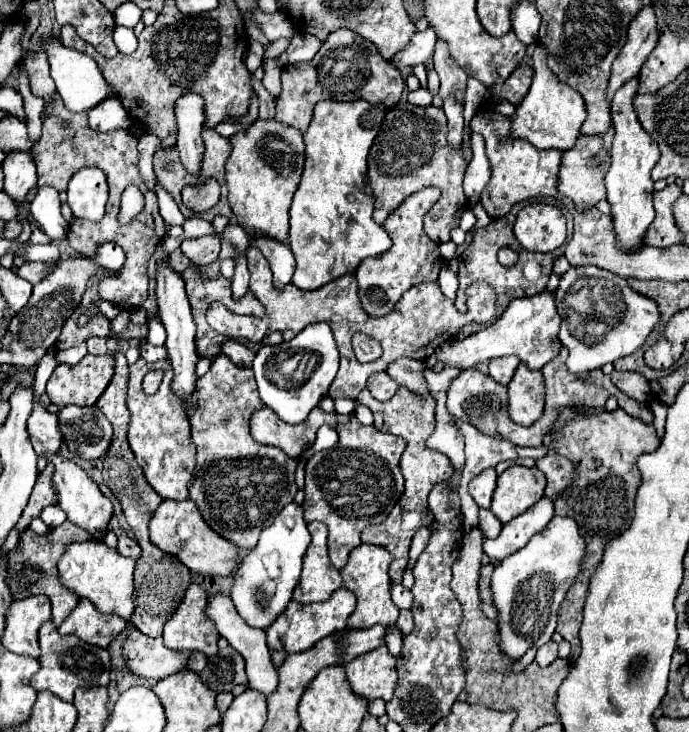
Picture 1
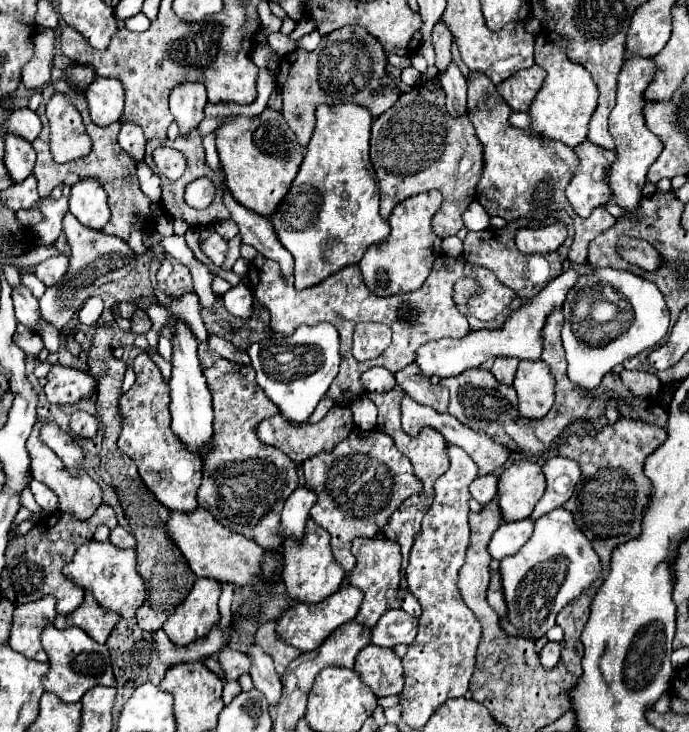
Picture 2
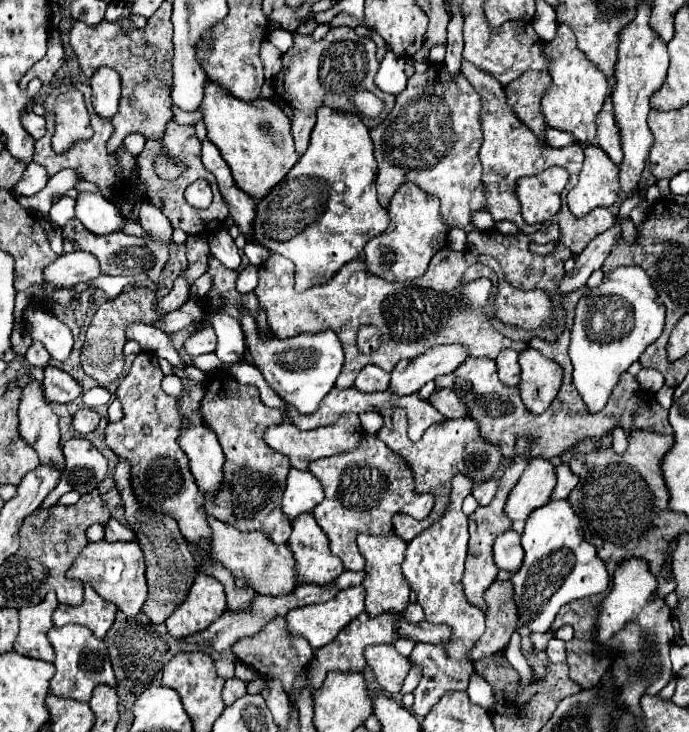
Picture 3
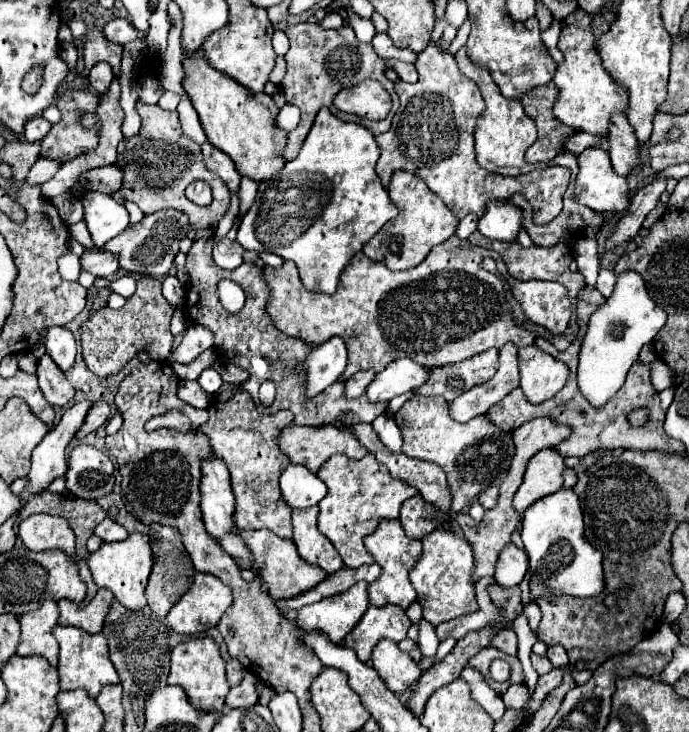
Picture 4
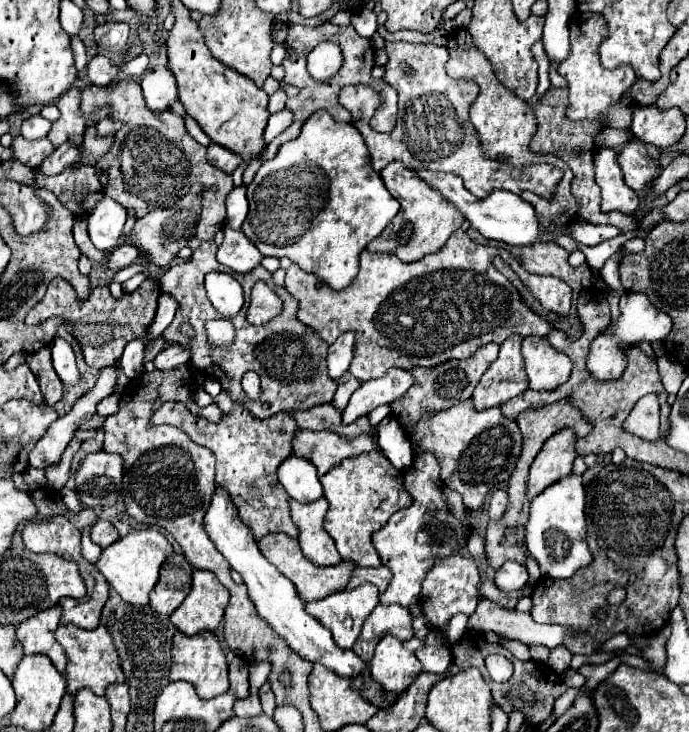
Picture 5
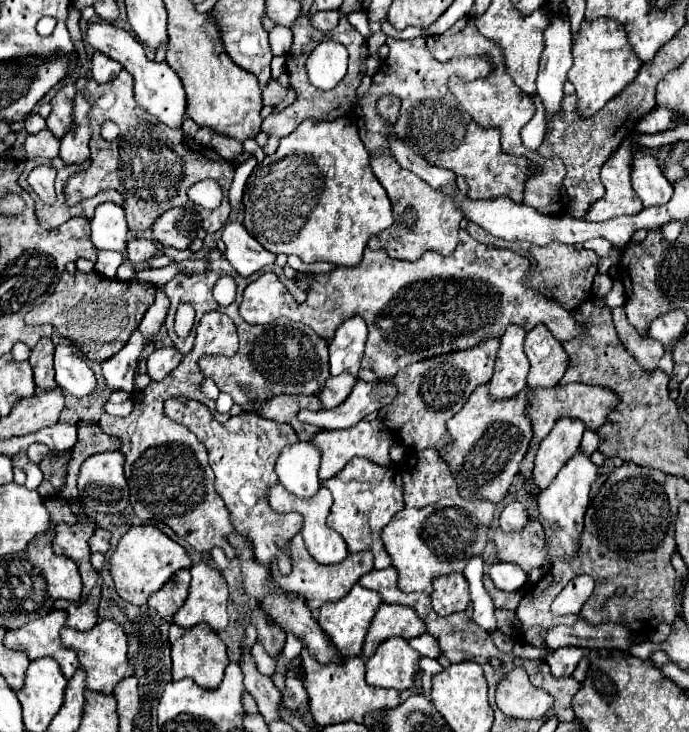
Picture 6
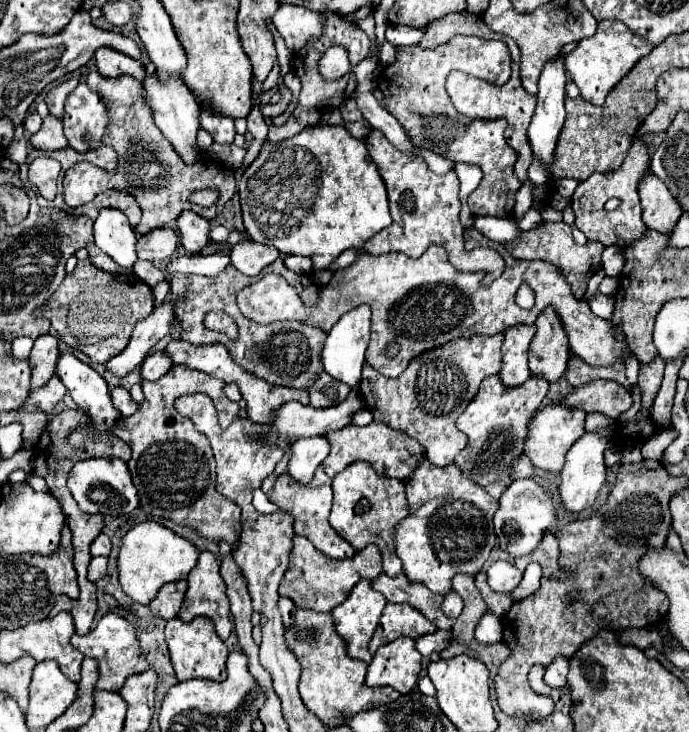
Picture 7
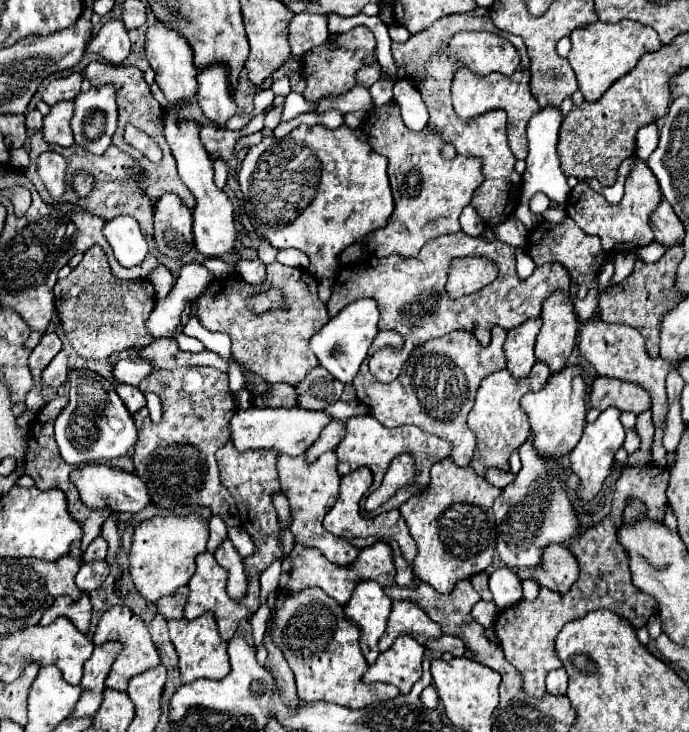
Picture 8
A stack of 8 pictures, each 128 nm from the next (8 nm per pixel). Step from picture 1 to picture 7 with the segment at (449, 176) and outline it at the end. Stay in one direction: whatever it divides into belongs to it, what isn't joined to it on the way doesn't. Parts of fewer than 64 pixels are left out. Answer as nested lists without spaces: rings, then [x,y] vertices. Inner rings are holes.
[[[454,36],[450,42],[440,44],[434,50],[422,50],[416,46],[398,48],[398,60],[382,70],[378,76],[378,88],[386,94],[386,108],[404,126],[406,134],[414,138],[420,148],[432,148],[436,154],[446,154],[454,162],[476,164],[482,168],[484,178],[480,186],[470,194],[470,210],[474,216],[512,218],[514,196],[520,188],[520,180],[514,174],[516,152],[504,140],[506,120],[470,120],[460,116],[452,106],[444,82],[452,70],[467,74],[496,85],[504,85],[510,78],[510,52],[500,40],[482,40],[476,36]]]

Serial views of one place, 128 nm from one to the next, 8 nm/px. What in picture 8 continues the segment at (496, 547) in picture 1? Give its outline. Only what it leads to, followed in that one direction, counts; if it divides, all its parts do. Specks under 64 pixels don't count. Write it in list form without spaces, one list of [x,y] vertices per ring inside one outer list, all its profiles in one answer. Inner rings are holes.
[[[500,568],[490,574],[490,590],[498,610],[510,608],[522,600],[522,582],[510,568]]]

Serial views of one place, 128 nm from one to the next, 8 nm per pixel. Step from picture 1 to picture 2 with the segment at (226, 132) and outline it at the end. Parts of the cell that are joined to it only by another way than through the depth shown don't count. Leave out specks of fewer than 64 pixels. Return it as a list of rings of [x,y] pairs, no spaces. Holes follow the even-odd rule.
[[[214,134],[204,136],[204,150],[206,150],[206,164],[212,170],[222,172],[222,164],[220,164],[220,158],[218,158],[218,152],[216,152],[216,144],[214,144]]]

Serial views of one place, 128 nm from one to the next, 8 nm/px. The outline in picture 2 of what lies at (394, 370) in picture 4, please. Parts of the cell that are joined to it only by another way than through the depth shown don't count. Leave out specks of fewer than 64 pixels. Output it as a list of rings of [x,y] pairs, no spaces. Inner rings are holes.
[[[576,270],[562,272],[548,286],[544,286],[544,292],[540,292],[540,296],[536,296],[536,300],[530,300],[526,306],[516,310],[500,330],[476,330],[476,332],[470,332],[468,336],[458,338],[458,340],[442,338],[438,342],[422,344],[418,348],[416,360],[414,360],[414,364],[420,370],[420,376],[426,376],[426,378],[432,378],[432,376],[440,376],[440,378],[458,376],[466,368],[482,366],[488,358],[496,358],[496,356],[516,356],[520,360],[538,360],[540,354],[542,354],[542,326],[544,326],[544,320],[552,310],[556,310],[564,304],[566,294],[578,282],[578,278],[580,278],[580,274]]]

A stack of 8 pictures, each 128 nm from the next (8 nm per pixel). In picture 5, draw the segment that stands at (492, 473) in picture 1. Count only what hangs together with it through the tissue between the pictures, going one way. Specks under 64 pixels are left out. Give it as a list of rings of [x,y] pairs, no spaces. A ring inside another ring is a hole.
[[[494,490],[490,496],[490,520],[500,520],[506,512],[506,504],[508,504],[508,494],[504,490]]]

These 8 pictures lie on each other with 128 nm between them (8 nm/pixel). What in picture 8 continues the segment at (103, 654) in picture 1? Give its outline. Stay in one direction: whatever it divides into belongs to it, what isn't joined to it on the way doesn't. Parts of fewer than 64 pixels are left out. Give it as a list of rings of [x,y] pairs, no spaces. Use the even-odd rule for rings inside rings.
[[[112,606],[112,608],[110,608],[108,612],[104,612],[104,616],[100,618],[100,624],[98,624],[96,632],[94,632],[94,644],[98,646],[98,644],[104,644],[104,642],[108,642],[108,640],[118,640],[118,642],[122,640],[122,644],[124,644],[124,650],[122,650],[120,656],[116,658],[116,662],[114,662],[114,666],[112,666],[112,670],[110,670],[110,676],[108,676],[108,680],[106,680],[106,686],[108,686],[108,688],[126,690],[130,678],[142,674],[142,672],[148,670],[148,668],[158,666],[160,660],[162,660],[162,658],[160,658],[160,652],[158,652],[158,648],[156,648],[156,644],[152,642],[152,636],[150,636],[150,632],[148,632],[144,620],[142,620],[138,614],[134,614],[128,606]]]

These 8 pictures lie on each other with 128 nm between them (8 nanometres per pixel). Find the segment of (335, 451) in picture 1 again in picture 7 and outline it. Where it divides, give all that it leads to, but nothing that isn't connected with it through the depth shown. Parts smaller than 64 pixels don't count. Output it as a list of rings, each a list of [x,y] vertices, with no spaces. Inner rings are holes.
[[[356,462],[350,464],[344,472],[340,472],[334,482],[334,504],[330,512],[330,526],[346,538],[356,550],[362,550],[366,544],[376,544],[382,548],[382,562],[384,562],[384,572],[388,576],[398,576],[402,574],[402,562],[394,552],[394,528],[408,516],[408,502],[404,496],[404,482],[400,480],[388,480],[382,478],[374,472],[374,468],[368,462]],[[356,498],[370,498],[370,512],[366,514],[356,514]]]

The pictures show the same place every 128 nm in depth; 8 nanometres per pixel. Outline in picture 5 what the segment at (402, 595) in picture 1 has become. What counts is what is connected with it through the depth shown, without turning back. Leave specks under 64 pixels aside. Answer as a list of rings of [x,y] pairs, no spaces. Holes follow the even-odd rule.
[[[432,630],[426,638],[426,648],[420,650],[416,654],[416,658],[422,662],[424,670],[426,672],[432,672],[432,674],[444,674],[446,668],[450,666],[450,660],[452,660],[452,654],[450,650],[444,646],[442,642],[442,634],[438,630]]]

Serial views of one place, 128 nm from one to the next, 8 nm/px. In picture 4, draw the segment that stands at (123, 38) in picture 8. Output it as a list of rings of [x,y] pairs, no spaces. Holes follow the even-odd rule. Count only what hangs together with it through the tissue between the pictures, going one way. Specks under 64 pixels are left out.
[[[98,62],[92,70],[90,70],[90,76],[88,76],[92,88],[98,92],[98,94],[104,94],[110,86],[110,82],[114,80],[114,70],[110,64],[104,64],[104,62]]]

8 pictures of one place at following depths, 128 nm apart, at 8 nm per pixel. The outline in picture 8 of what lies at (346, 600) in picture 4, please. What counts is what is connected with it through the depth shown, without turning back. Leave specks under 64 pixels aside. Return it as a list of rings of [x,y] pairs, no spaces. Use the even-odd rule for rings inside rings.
[[[370,580],[360,582],[350,602],[344,606],[344,614],[362,628],[360,648],[368,664],[374,664],[380,654],[378,640],[386,630],[390,612],[392,612],[392,600],[386,596],[380,584]]]

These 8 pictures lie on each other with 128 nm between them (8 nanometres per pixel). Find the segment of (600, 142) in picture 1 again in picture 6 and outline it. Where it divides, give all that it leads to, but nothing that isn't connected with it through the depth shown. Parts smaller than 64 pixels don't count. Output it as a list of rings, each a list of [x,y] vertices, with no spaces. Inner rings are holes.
[[[624,140],[624,144],[620,144],[616,156],[612,156],[612,160],[608,160],[602,166],[600,178],[602,178],[602,184],[604,184],[606,192],[600,200],[596,200],[588,208],[584,220],[604,222],[604,220],[610,220],[610,218],[616,218],[616,216],[636,214],[644,208],[640,204],[640,198],[636,196],[632,184],[630,184],[634,152],[636,152],[634,142]]]

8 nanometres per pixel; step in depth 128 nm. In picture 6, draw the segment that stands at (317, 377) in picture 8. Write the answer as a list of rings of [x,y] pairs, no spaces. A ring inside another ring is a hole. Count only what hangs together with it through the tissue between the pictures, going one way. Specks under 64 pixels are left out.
[[[330,376],[326,380],[326,384],[322,386],[322,390],[318,392],[322,406],[324,408],[336,408],[338,404],[342,404],[350,396],[354,382],[356,380],[352,380],[352,376],[336,376],[336,378]]]

